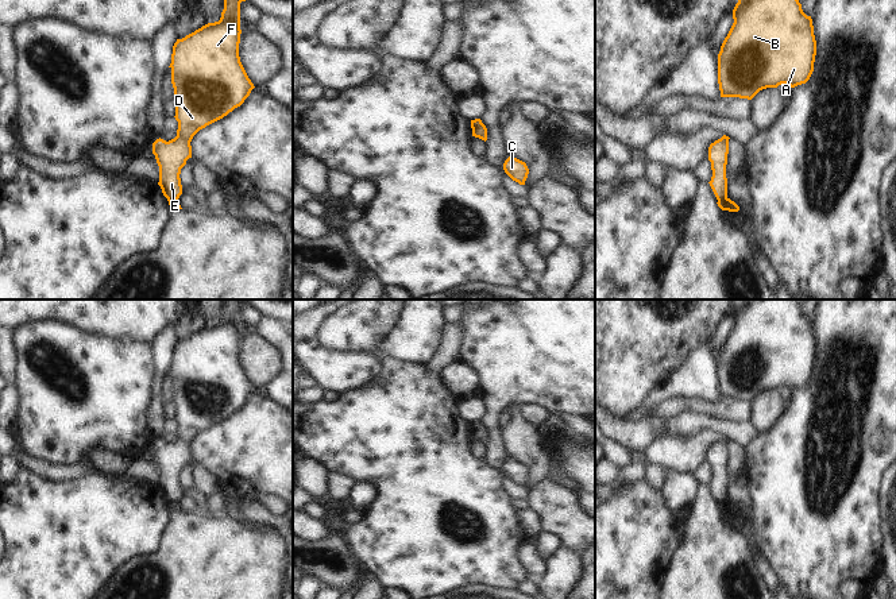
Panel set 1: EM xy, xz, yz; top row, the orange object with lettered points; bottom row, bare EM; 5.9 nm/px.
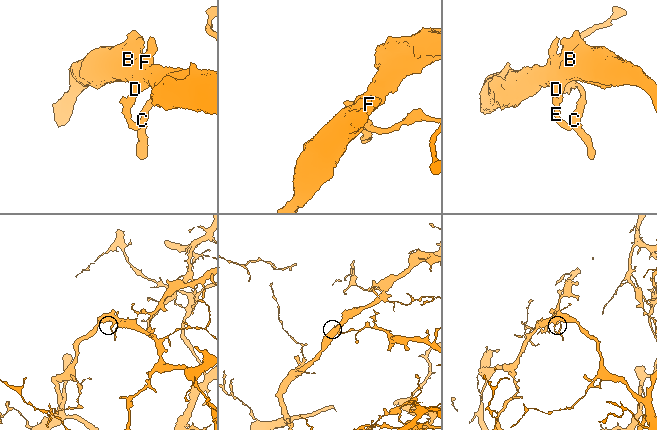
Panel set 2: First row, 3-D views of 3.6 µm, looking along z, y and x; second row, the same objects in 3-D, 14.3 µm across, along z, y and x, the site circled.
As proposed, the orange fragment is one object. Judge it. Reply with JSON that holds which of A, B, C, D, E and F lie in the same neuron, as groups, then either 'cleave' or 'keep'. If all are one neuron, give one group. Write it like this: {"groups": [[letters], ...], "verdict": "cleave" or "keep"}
{"groups": [["A", "B", "D", "E", "F"], ["C"]], "verdict": "cleave"}

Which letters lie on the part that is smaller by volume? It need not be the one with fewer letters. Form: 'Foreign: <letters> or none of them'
Foreign: C

